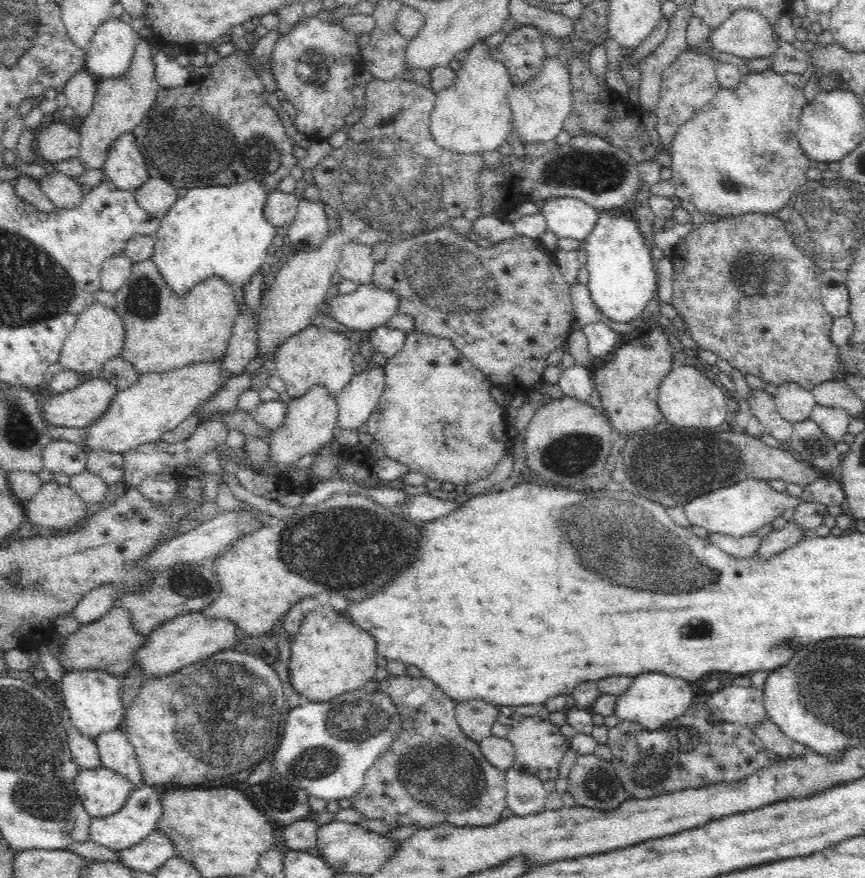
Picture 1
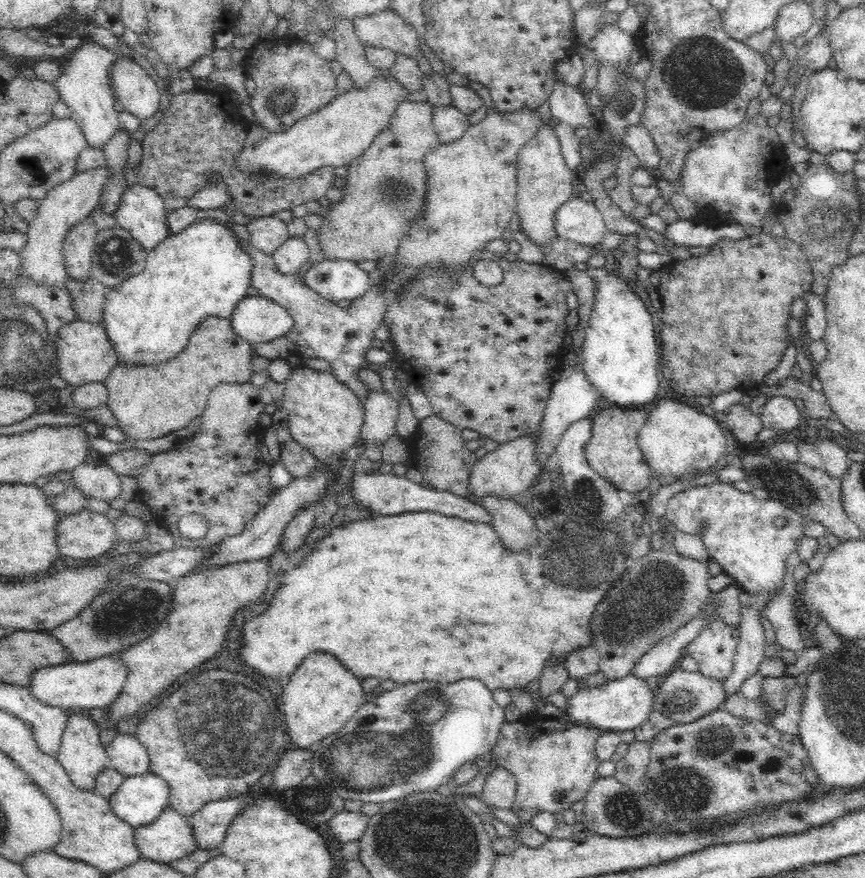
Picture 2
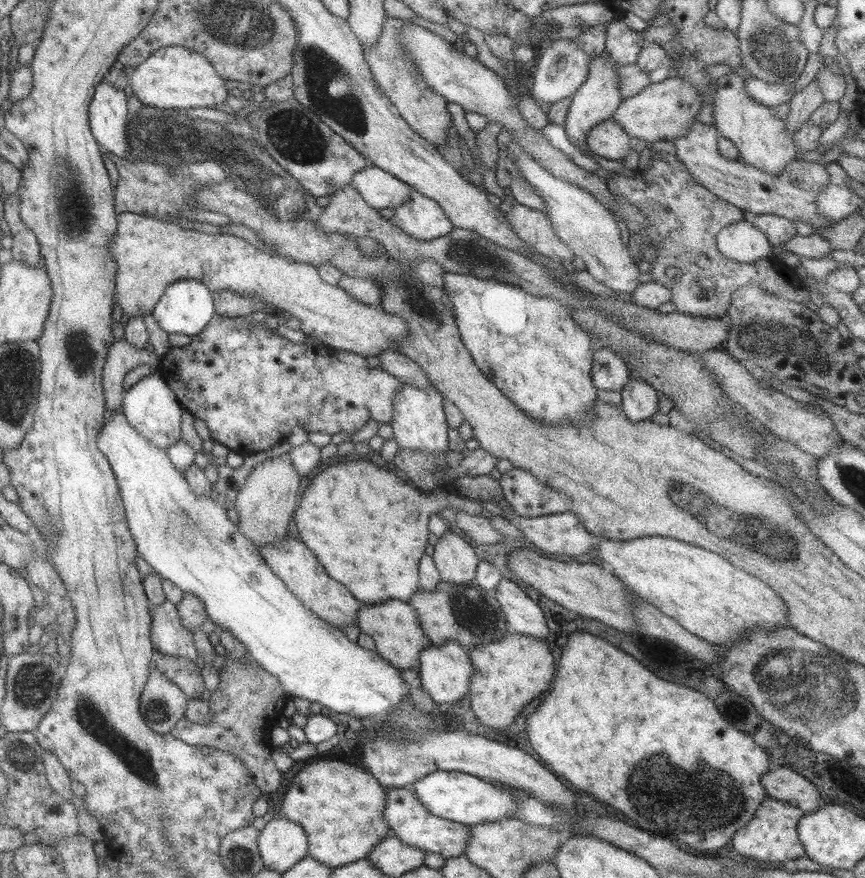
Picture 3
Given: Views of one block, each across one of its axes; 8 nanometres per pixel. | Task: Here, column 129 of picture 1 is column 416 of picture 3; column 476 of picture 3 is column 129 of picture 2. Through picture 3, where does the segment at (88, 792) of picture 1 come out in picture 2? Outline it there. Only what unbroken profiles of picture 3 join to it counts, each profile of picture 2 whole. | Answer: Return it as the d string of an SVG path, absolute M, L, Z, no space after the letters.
M148 772L126 776L108 801L116 816L136 829L152 824L160 816L160 812L168 807L168 794L168 782Z

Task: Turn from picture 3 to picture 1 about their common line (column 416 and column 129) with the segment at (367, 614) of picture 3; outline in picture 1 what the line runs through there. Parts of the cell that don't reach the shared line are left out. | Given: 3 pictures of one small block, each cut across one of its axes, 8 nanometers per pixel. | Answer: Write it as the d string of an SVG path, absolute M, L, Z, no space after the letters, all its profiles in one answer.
M116 604L98 620L80 625L76 632L66 635L57 660L66 672L68 670L105 670L122 677L125 672L136 666L135 650L140 645L144 645L145 640L146 636L134 630L128 610Z

